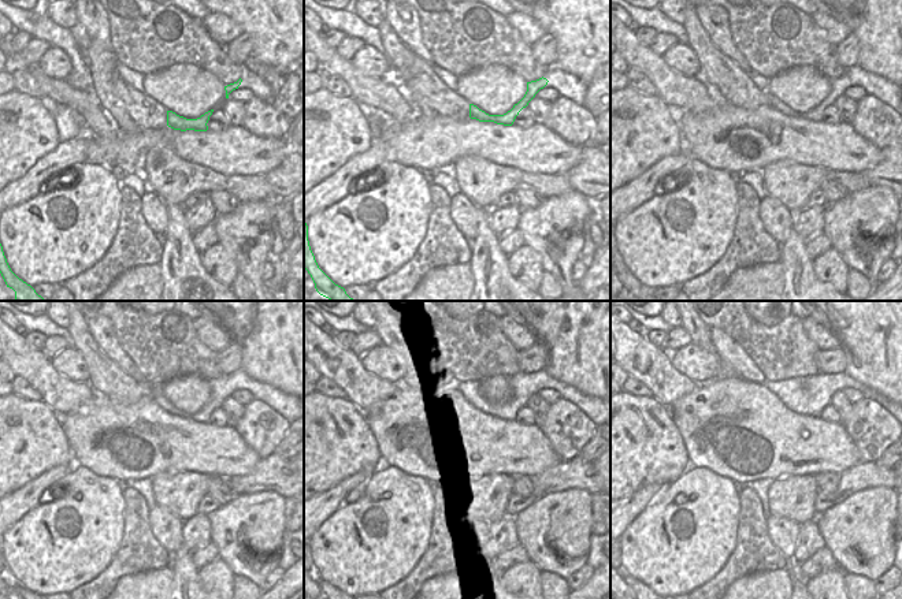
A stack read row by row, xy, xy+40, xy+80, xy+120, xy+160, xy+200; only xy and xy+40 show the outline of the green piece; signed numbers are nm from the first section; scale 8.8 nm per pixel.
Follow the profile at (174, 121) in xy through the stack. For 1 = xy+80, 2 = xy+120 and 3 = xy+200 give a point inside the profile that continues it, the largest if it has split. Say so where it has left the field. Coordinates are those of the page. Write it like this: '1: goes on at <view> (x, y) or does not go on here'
1: goes on at xy+80 (839, 85)
2: goes on at xy+120 (222, 387)
3: goes on at xy+200 (809, 395)

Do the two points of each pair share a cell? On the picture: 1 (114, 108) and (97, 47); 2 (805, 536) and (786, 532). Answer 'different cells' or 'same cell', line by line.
1: same cell
2: different cells

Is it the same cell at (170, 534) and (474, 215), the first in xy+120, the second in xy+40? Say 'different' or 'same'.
same

